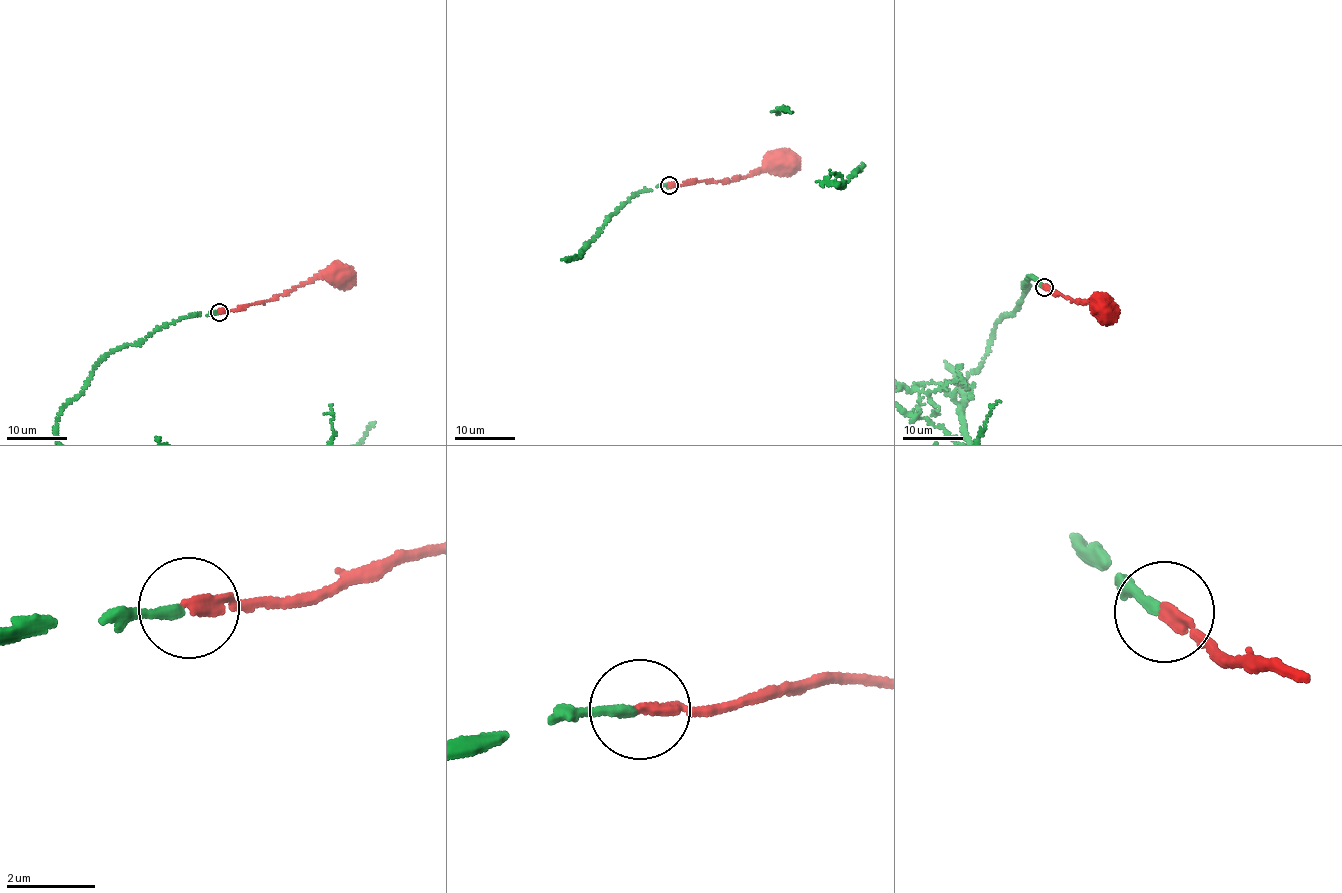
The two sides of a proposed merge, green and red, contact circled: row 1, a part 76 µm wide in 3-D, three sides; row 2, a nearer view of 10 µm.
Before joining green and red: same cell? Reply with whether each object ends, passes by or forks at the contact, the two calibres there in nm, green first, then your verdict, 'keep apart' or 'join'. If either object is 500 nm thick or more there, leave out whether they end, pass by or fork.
green ends | red ends | 220/280 nm | join

